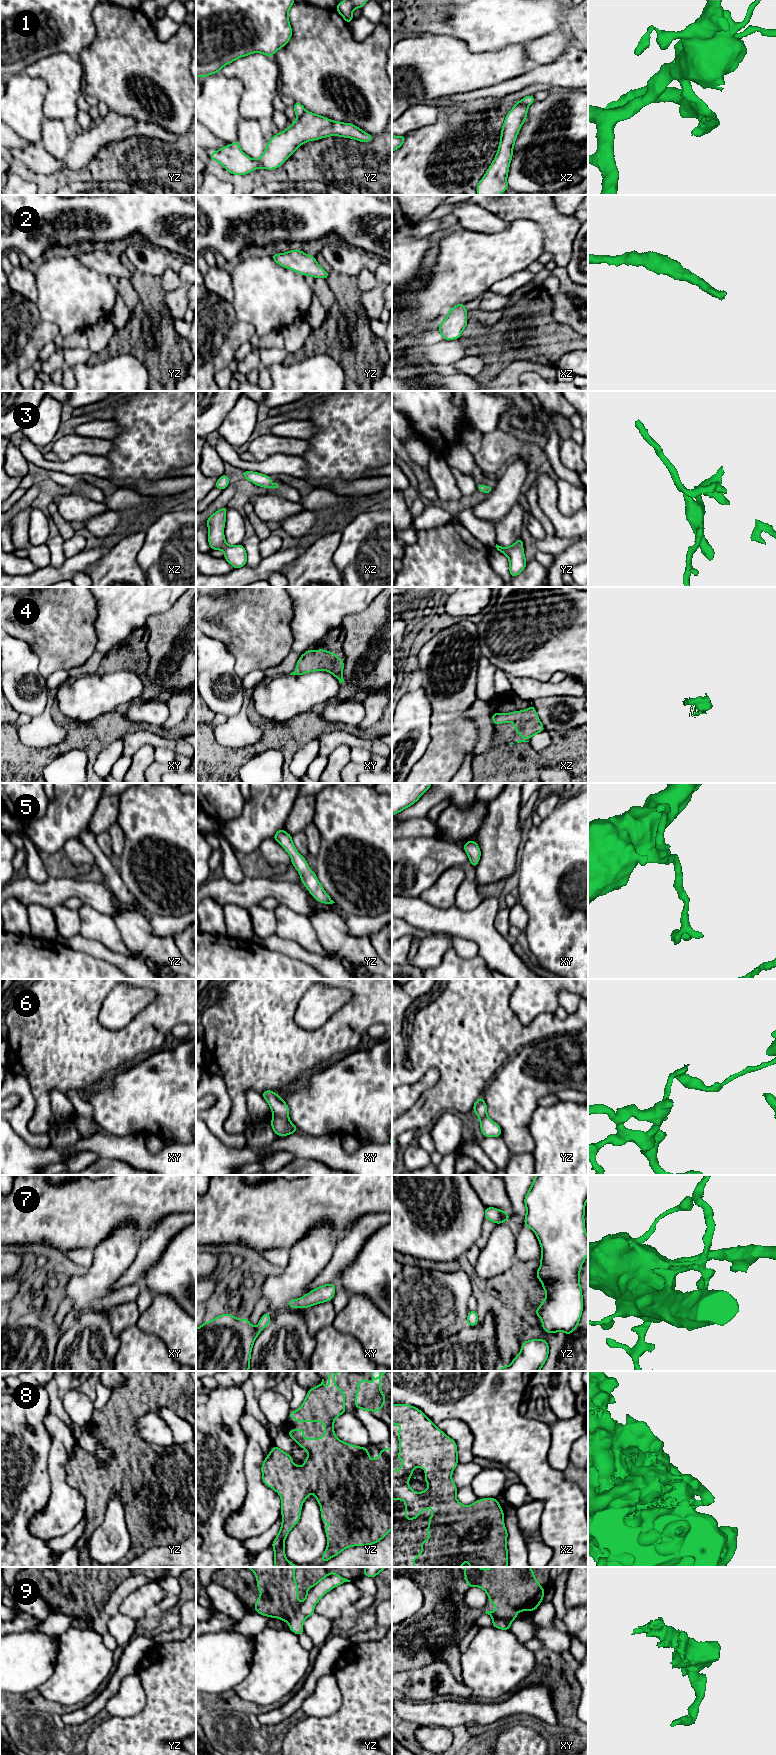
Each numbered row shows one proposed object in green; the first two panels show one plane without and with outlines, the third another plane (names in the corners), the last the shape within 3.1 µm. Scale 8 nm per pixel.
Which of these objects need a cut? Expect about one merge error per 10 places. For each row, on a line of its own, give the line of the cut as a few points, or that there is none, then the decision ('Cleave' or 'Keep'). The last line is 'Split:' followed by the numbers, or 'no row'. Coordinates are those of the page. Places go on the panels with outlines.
1: Split along yz (305, 111), (297, 119). Cleave
2: No split. Keep
3: No split. Keep
4: No split. Keep
5: No split. Keep
6: Split along xy (274, 1116), (288, 1119). Cleave
7: No split. Keep
8: No split. Keep
9: Split along yz (302, 1603), (296, 1613), (287, 1621). Cleave
Split: 1, 6, 9

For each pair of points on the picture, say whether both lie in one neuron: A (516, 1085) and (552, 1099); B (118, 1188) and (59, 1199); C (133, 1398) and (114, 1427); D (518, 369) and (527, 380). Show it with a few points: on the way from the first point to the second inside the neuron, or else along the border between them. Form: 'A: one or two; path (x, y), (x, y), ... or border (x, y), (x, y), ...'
A: two; border (555, 1092), (542, 1096), (538, 1100), (538, 1106)
B: one; path (103, 1199), (74, 1199)
C: one; path (126, 1405), (118, 1420)
D: two; border (519, 376), (527, 372), (536, 372), (545, 380)

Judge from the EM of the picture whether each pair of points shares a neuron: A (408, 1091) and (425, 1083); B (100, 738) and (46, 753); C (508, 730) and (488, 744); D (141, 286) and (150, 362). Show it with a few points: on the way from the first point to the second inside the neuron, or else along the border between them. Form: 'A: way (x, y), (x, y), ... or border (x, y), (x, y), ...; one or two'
A: way (412, 1091), (421, 1085); one
B: way (87, 738), (74, 738), (65, 746), (59, 748); one
C: border (492, 717), (495, 731), (494, 746), (475, 755); two
D: way (145, 305), (144, 313), (148, 319), (148, 343); one

